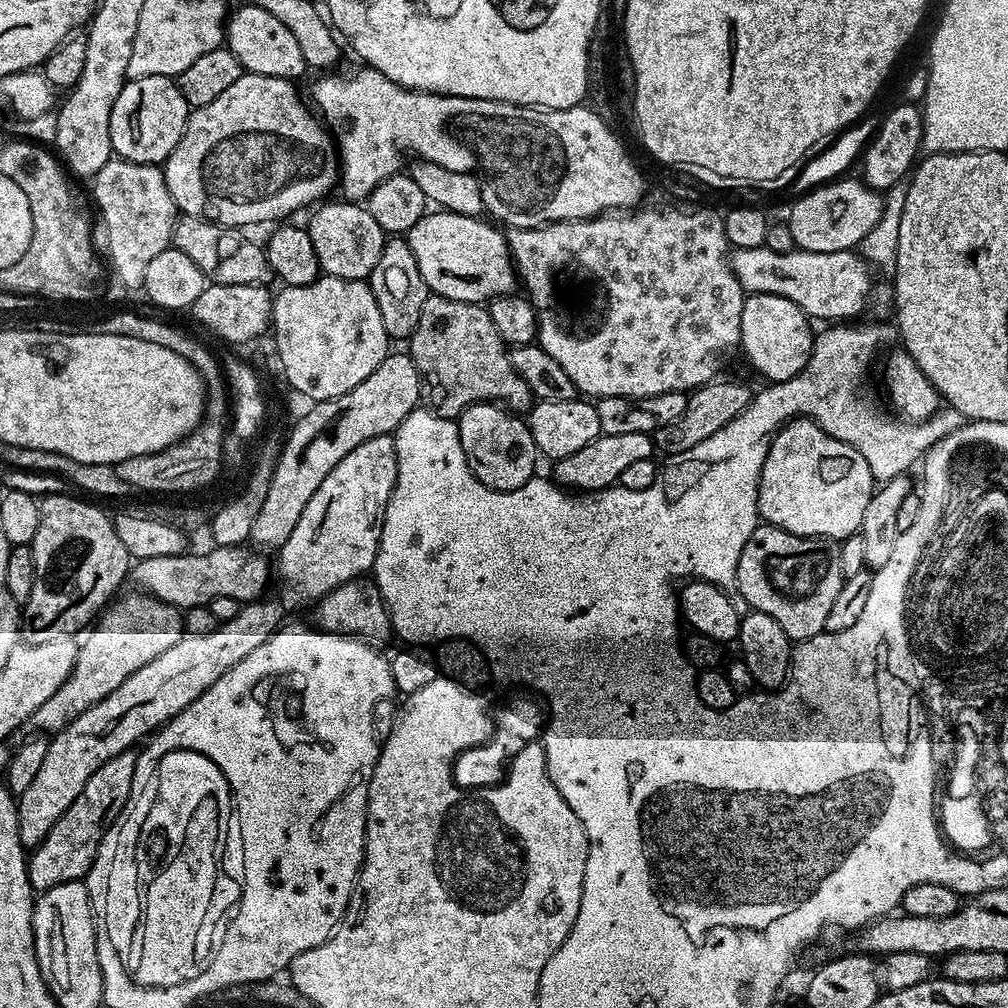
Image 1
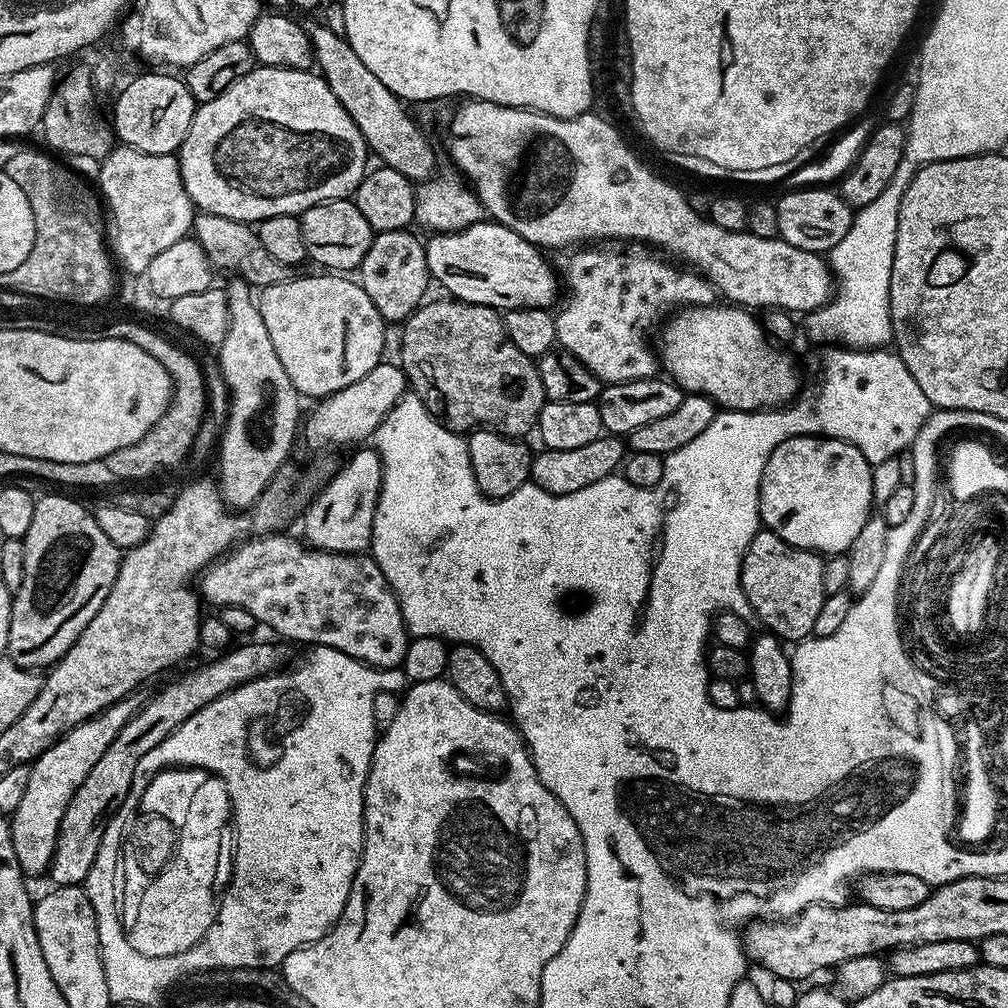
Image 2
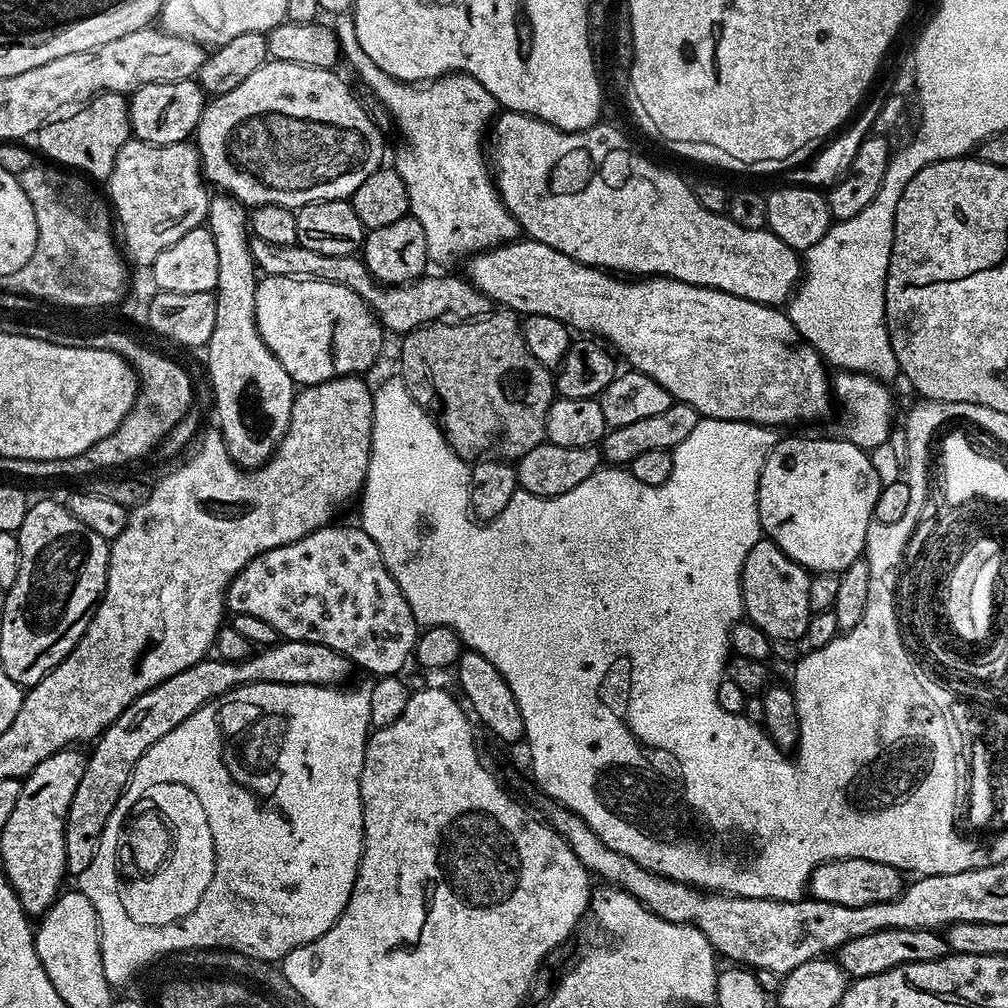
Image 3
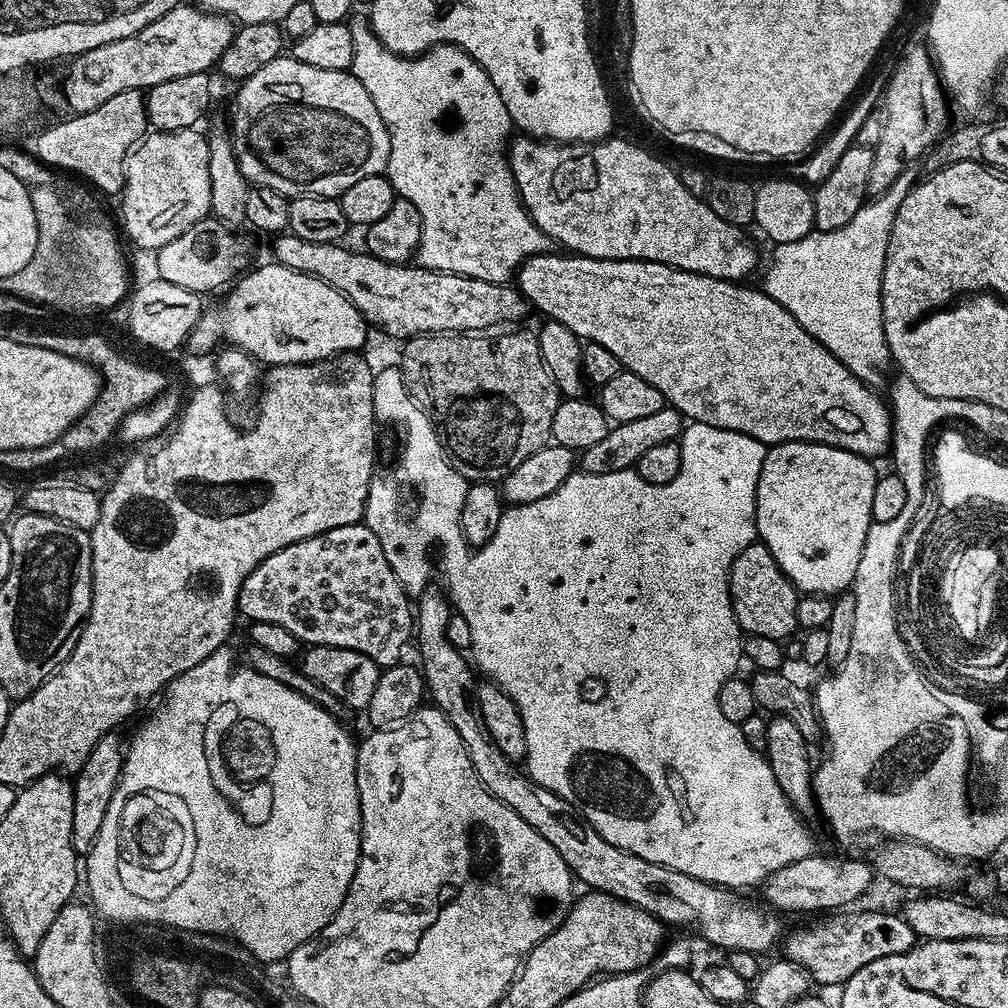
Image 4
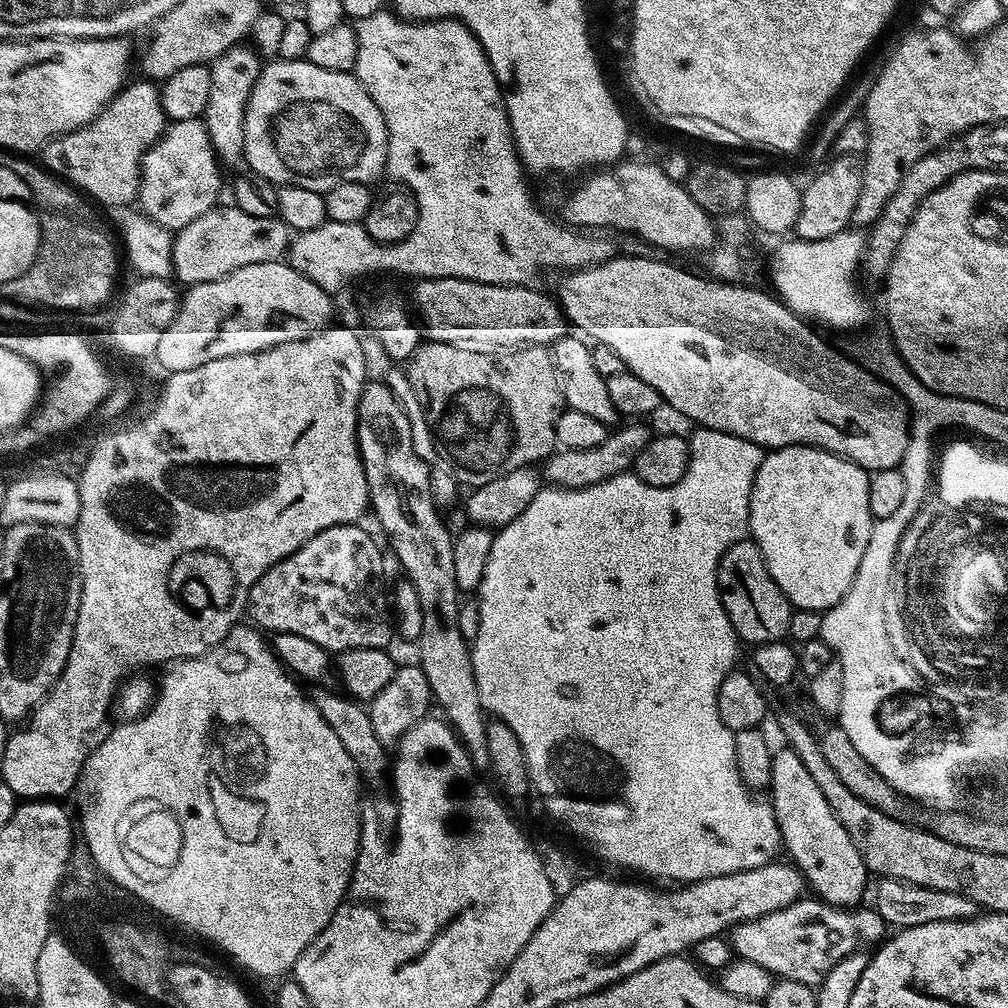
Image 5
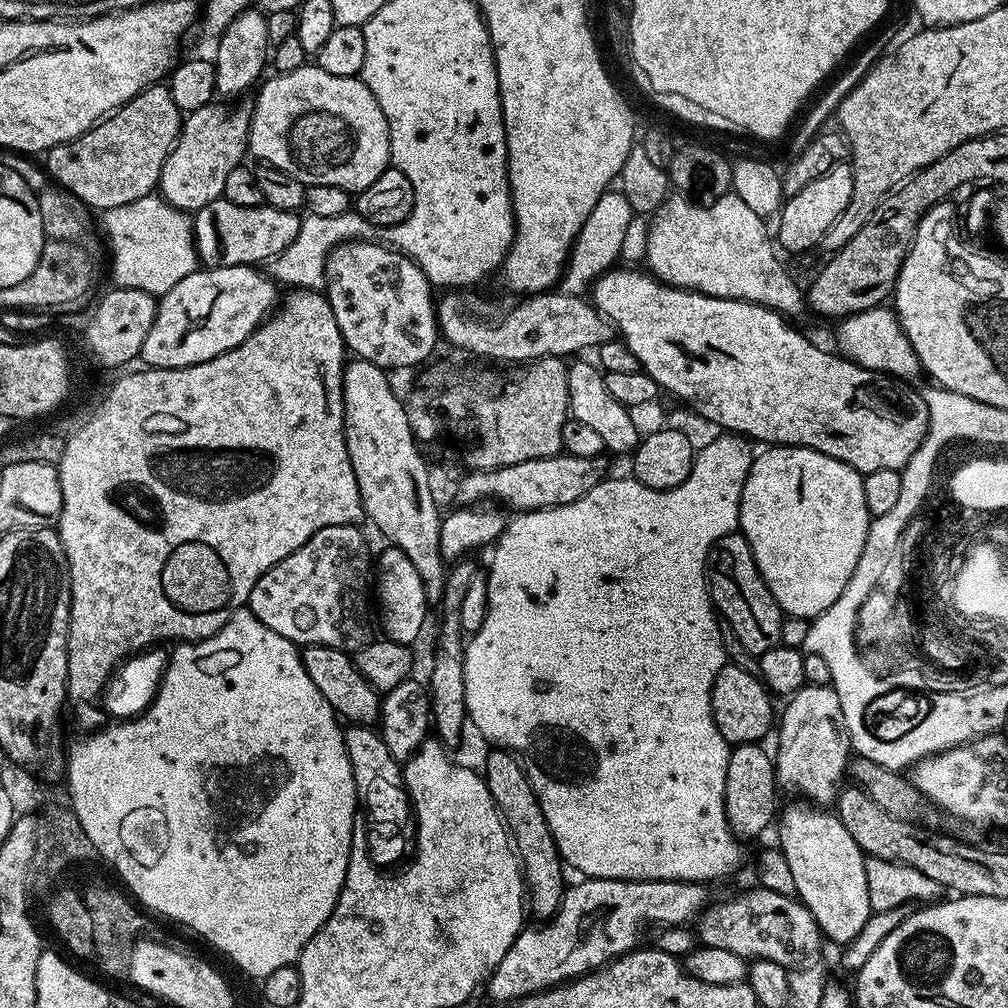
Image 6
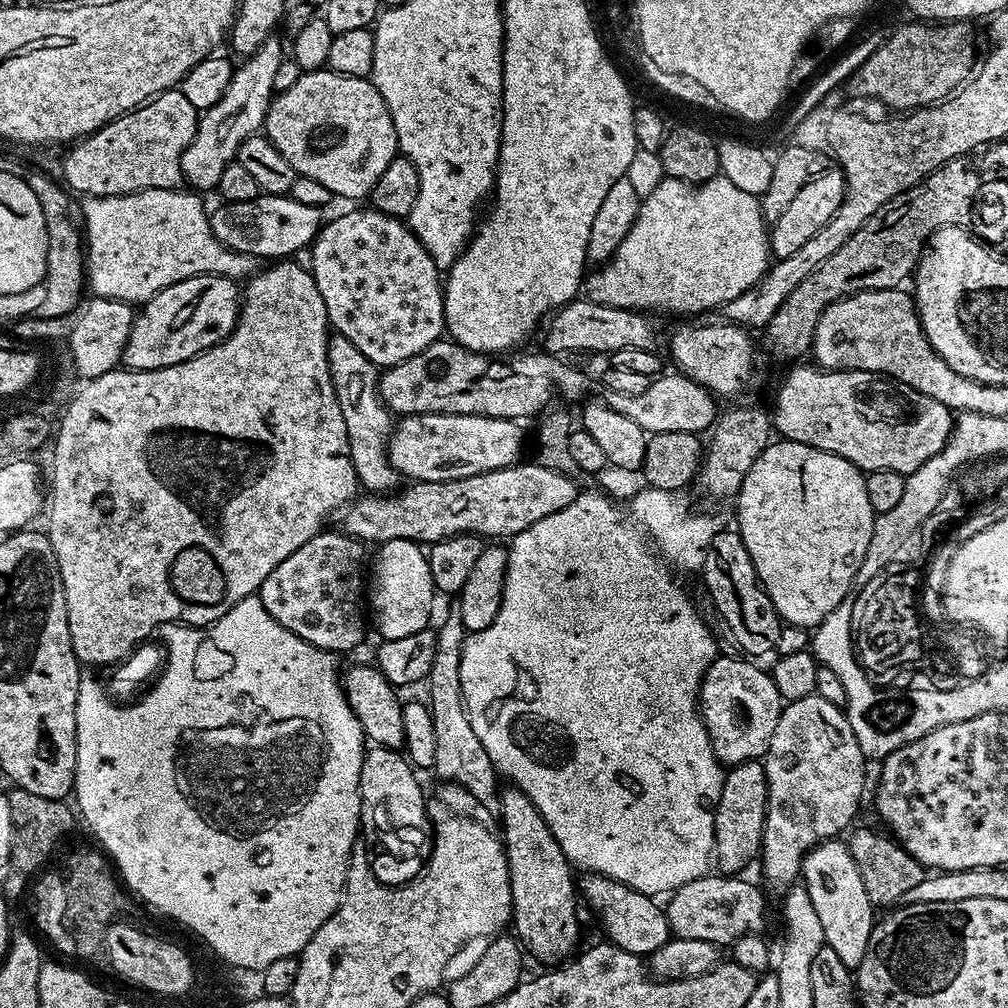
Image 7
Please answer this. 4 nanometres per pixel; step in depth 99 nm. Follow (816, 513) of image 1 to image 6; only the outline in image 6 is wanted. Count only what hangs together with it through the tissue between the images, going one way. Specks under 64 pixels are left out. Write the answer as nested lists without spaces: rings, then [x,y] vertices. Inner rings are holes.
[[[768,446],[764,453],[753,459],[746,482],[742,486],[742,498],[740,499],[740,523],[739,531],[750,542],[750,550],[754,554],[754,562],[774,598],[778,602],[781,612],[789,616],[801,616],[802,619],[811,621],[821,616],[826,609],[838,602],[838,594],[846,590],[846,582],[850,582],[850,574],[854,574],[854,566],[858,566],[858,558],[862,554],[862,546],[866,546],[866,534],[868,533],[868,521],[870,519],[866,510],[866,494],[864,493],[864,477],[856,469],[851,468],[846,462],[838,458],[830,458],[813,448],[801,448],[799,446]]]

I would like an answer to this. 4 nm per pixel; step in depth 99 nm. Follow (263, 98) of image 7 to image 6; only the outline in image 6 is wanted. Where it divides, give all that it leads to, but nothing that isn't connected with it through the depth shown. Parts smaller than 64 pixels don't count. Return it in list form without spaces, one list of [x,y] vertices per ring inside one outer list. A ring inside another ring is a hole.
[[[219,102],[207,104],[198,110],[187,113],[180,126],[180,137],[177,138],[176,145],[170,150],[170,154],[162,166],[158,185],[159,195],[163,196],[169,204],[173,204],[176,208],[189,214],[194,214],[202,206],[221,199],[230,170],[241,167],[243,160],[240,159],[248,152],[248,131],[251,121],[251,107],[227,108],[226,105],[219,104]]]

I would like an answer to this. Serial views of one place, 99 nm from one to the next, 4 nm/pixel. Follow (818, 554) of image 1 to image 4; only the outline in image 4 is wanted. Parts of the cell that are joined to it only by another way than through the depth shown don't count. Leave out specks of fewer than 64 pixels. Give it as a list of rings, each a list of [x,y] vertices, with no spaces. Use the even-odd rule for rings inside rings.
[[[753,542],[740,551],[738,558],[732,560],[732,568],[728,572],[728,593],[737,625],[741,629],[745,628],[743,631],[747,635],[784,642],[791,632],[797,631],[798,590],[790,578],[786,578],[778,562],[774,562],[770,550],[764,544]]]

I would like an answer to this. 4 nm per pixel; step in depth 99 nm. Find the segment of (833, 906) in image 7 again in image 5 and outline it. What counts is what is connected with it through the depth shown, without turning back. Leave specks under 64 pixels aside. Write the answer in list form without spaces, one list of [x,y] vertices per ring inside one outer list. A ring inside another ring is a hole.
[[[784,746],[772,753],[772,782],[770,803],[787,859],[804,875],[805,885],[812,888],[817,897],[835,908],[852,908],[859,905],[864,896],[864,887],[870,880],[870,873],[858,854],[857,847],[842,828],[834,811],[826,802],[825,795],[818,790],[813,775],[806,770],[794,750]]]

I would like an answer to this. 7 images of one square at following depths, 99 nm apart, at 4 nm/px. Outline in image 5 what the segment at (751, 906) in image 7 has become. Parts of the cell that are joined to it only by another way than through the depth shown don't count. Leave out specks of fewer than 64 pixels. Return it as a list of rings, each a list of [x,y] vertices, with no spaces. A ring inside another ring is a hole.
[[[801,898],[796,900],[790,906],[786,906],[782,910],[774,910],[772,914],[762,914],[756,920],[747,920],[741,924],[736,925],[735,928],[731,929],[730,932],[730,943],[732,945],[733,953],[741,960],[749,960],[750,962],[758,962],[758,966],[762,966],[766,971],[771,972],[773,977],[779,978],[781,980],[793,980],[794,982],[802,982],[803,984],[809,986],[819,986],[822,984],[823,979],[826,978],[826,974],[830,973],[830,970],[836,963],[839,962],[843,956],[850,955],[852,952],[857,951],[857,949],[864,950],[869,946],[867,944],[872,944],[871,946],[876,946],[885,939],[886,925],[884,920],[880,915],[875,912],[871,907],[864,908],[865,906],[857,907],[855,910],[852,908],[835,908],[832,904],[826,904],[823,900],[819,898]]]

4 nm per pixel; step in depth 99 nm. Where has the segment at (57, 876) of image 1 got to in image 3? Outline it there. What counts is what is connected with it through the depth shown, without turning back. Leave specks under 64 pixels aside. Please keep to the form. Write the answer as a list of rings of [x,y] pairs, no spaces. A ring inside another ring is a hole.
[[[281,639],[275,644],[269,644],[253,651],[252,656],[242,662],[230,662],[219,658],[202,659],[194,666],[182,670],[182,674],[174,674],[174,678],[166,678],[166,682],[146,690],[146,694],[142,694],[134,702],[130,702],[130,706],[126,706],[126,710],[122,710],[122,714],[118,714],[115,722],[105,728],[102,735],[96,737],[91,745],[92,753],[90,751],[87,753],[82,770],[82,782],[78,782],[78,790],[74,790],[74,798],[70,802],[70,810],[66,814],[64,823],[67,875],[79,878],[82,870],[86,870],[86,866],[90,866],[94,854],[98,854],[98,842],[102,830],[115,817],[116,809],[121,807],[122,801],[129,791],[128,783],[138,758],[142,758],[142,754],[146,754],[146,750],[150,750],[150,746],[154,746],[154,742],[158,742],[158,738],[166,738],[166,734],[170,734],[170,730],[174,730],[174,726],[182,726],[182,722],[186,722],[186,718],[190,718],[190,714],[194,714],[194,710],[202,710],[202,706],[206,706],[212,700],[217,700],[219,696],[232,692],[235,688],[241,688],[244,684],[340,686],[344,684],[343,680],[351,672],[354,672],[352,659],[338,650],[330,650],[330,646],[322,646],[318,642],[306,642],[305,640]]]

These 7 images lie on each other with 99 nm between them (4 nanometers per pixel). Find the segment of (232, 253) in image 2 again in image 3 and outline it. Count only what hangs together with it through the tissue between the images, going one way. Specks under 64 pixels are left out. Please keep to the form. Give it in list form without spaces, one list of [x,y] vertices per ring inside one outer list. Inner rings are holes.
[[[257,239],[252,240],[252,257],[257,269],[264,276],[334,282],[338,286],[346,286],[346,290],[354,290],[354,294],[358,294],[358,298],[362,298],[368,304],[377,320],[389,333],[407,334],[424,324],[440,322],[445,318],[451,318],[456,322],[475,320],[488,315],[490,311],[488,296],[479,292],[460,274],[457,276],[425,274],[419,280],[393,286],[382,284],[373,278],[359,255],[318,254],[318,250],[306,250],[306,246],[298,243],[290,246],[270,246],[270,242]]]

